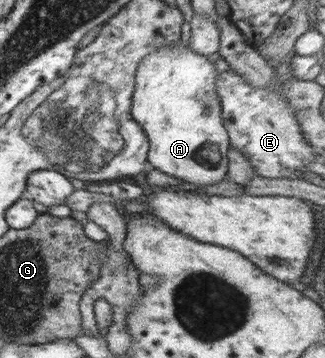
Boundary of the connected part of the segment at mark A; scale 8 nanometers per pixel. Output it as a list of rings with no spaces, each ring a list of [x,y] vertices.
[[[180,39],[174,44],[159,47],[149,53],[135,75],[135,93],[131,106],[133,119],[141,125],[149,142],[149,168],[157,168],[167,175],[173,175],[194,185],[215,185],[227,176],[228,149],[230,138],[225,130],[221,117],[221,101],[217,95],[217,71],[213,63],[205,55],[191,51],[190,47]]]

